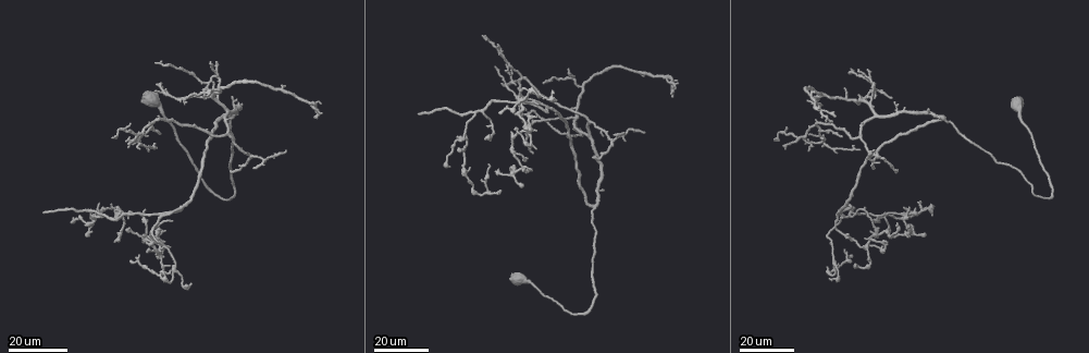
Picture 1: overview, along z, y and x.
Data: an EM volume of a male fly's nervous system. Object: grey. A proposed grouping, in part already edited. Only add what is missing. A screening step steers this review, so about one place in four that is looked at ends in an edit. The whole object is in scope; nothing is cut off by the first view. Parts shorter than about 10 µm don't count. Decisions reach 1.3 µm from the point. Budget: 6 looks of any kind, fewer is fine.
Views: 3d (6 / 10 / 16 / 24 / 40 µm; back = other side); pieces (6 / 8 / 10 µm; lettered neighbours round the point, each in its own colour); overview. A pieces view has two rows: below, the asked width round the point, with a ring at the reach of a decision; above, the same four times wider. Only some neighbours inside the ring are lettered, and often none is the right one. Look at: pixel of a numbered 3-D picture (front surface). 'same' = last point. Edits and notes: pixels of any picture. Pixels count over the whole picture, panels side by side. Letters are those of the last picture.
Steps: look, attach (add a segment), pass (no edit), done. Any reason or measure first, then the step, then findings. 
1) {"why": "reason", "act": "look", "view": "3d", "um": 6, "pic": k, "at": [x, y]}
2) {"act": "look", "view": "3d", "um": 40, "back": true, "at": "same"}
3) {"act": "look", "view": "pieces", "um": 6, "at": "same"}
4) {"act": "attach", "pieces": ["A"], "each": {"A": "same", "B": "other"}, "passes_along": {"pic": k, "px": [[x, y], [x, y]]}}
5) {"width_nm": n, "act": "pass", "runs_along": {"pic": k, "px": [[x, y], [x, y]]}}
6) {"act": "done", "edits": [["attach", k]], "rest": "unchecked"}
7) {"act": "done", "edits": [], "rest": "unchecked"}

{"why": "branch stops here", "act": "look", "view": "3d", "um": 24, "pic": 1, "at": [536, 104]}

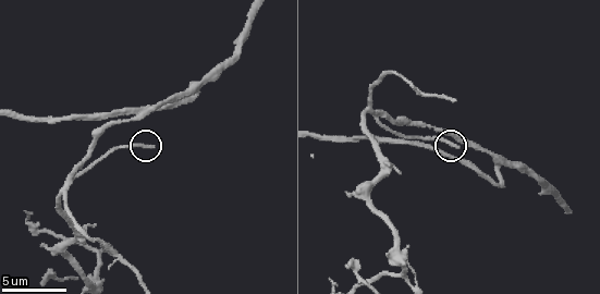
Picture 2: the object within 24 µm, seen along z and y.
{"why": "see the neighbours", "act": "look", "view": "pieces", "um": 10, "pic": 2, "at": [153, 146]}

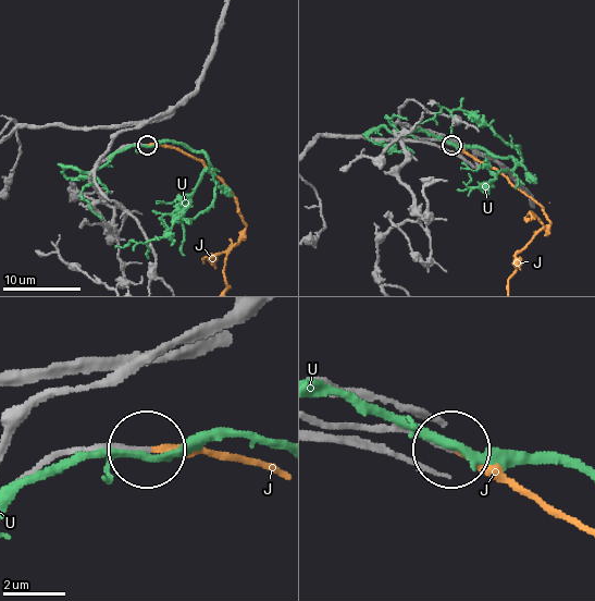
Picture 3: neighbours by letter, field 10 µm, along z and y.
{"act": "attach", "pieces": ["J"], "each": {"J": "same", "U": "other"}, "passes_along": {"pic": 3, "px": [[126, 146], [157, 144], [194, 157], [221, 181], [243, 221]]}, "found": "the cell continues"}

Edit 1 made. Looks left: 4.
{"act": "look", "view": "3d", "um": 24, "pic": 1, "at": [146, 211]}

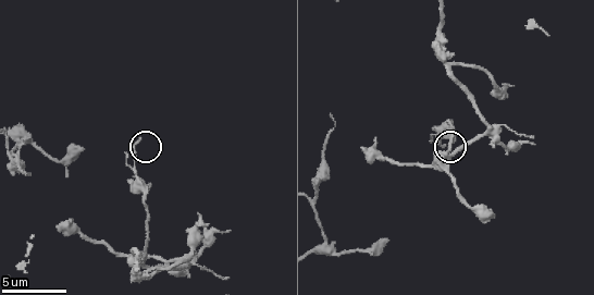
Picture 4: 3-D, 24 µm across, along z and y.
{"why": "see the neighbours", "act": "look", "view": "pieces", "um": 8, "pic": 4, "at": [444, 146]}

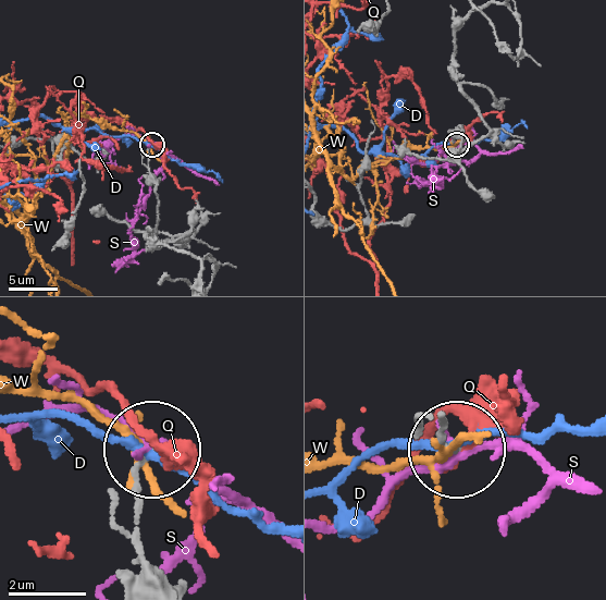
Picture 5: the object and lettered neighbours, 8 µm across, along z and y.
{"act": "pass", "each": {"D": "other", "Q": "other", "S": "other", "W": "other"}, "runs_along": {"pic": 5, "px": [[470, 101], [487, 133], [462, 146], [459, 125], [456, 144]]}, "found": "none of them fits"}

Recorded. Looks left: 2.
{"why": "long arm stops here", "act": "look", "view": "pieces", "um": 8, "pic": 4, "at": [7, 278]}

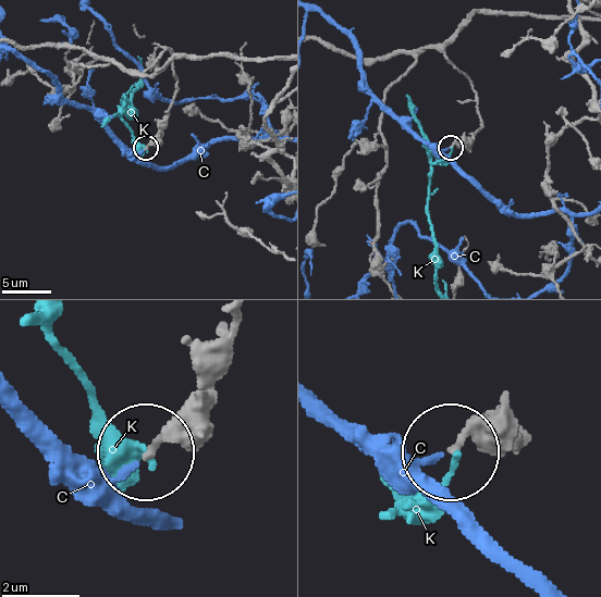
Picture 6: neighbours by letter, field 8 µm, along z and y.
{"width_nm": 170, "act": "pass", "each": {"C": "other", "K": "other"}, "runs_along": {"pic": 6, "px": [[236, 322], [213, 380], [149, 448]]}, "found": "no lettered segment goes on from it"}

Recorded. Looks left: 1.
{"act": "done", "edits": [["attach", 3]], "rest": "unchecked"}

